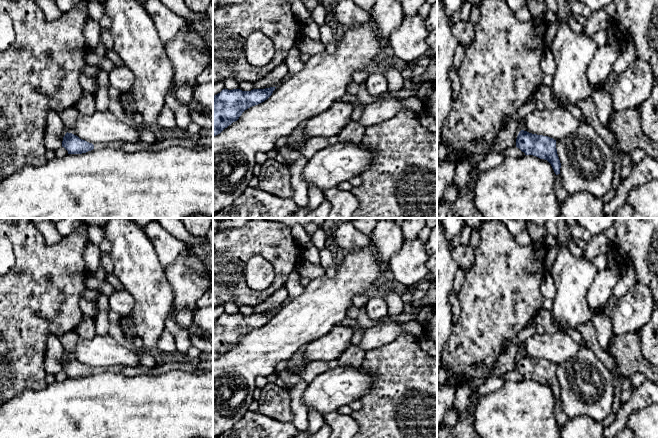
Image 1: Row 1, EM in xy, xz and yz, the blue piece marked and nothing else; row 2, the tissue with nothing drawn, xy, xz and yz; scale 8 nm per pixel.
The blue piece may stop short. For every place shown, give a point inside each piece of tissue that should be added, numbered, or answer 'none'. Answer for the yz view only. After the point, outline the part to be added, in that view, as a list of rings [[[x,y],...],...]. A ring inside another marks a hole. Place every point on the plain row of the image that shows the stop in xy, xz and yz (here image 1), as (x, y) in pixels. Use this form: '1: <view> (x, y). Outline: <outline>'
none

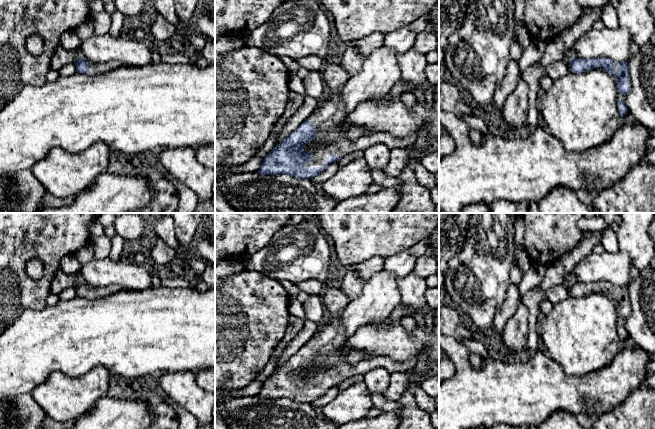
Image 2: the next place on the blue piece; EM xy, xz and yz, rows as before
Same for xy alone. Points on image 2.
1: xy (94, 293). Outline: [[[113,284],[106,289],[99,289],[91,285],[89,285],[89,287],[90,287],[90,292],[86,297],[87,299],[96,299],[96,298],[104,297],[106,295],[119,292],[121,289],[123,289],[122,287],[118,287],[116,284]]]

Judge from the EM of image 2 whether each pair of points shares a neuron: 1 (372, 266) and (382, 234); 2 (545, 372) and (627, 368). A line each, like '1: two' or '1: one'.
1: two
2: one

